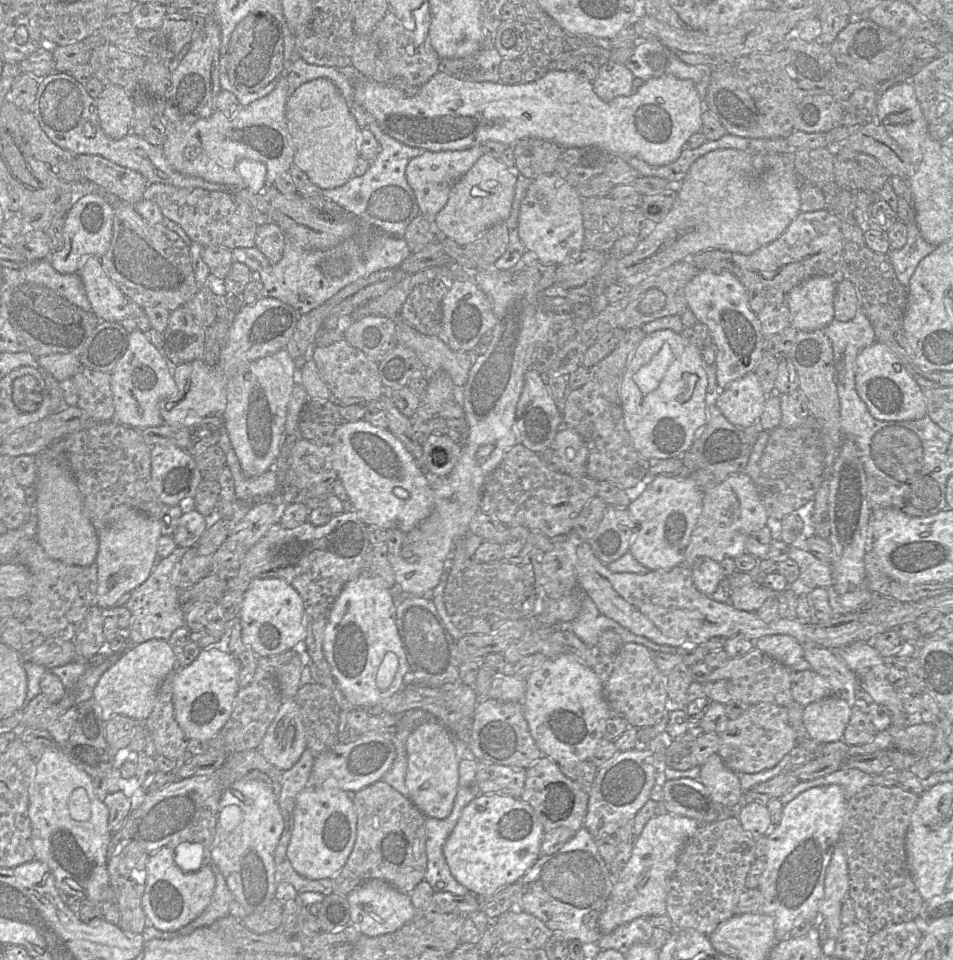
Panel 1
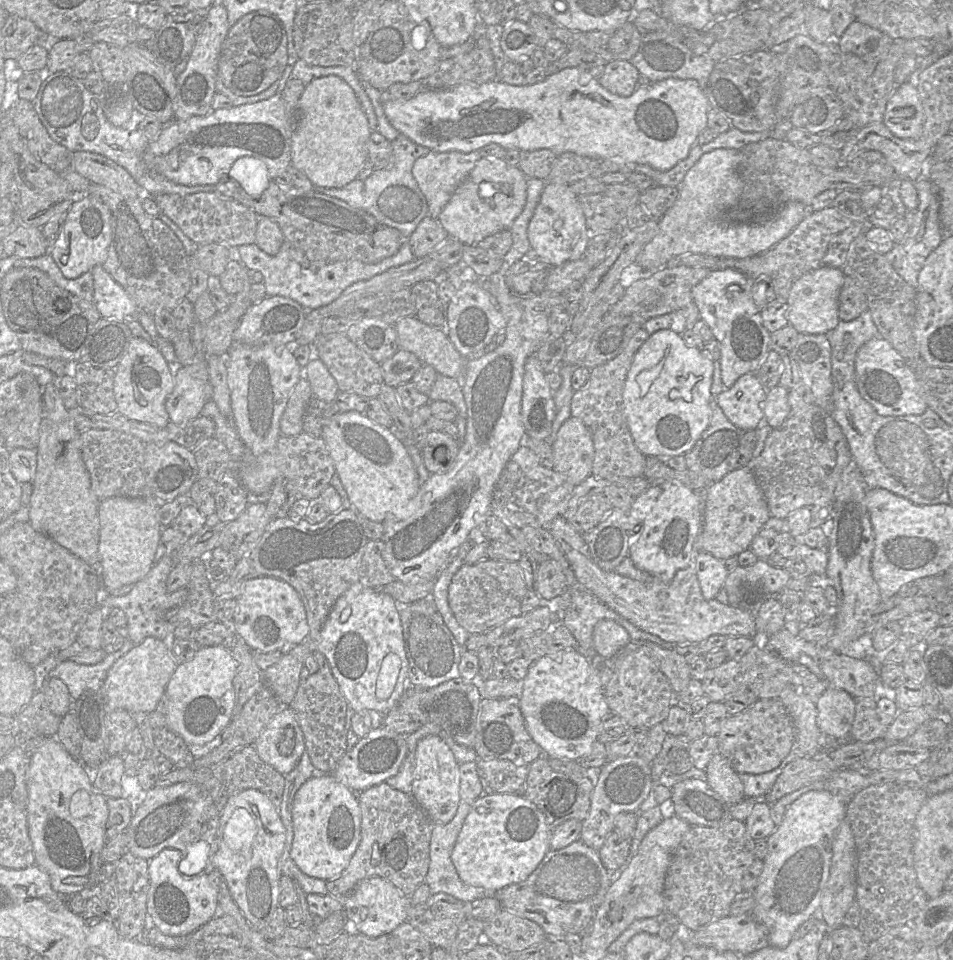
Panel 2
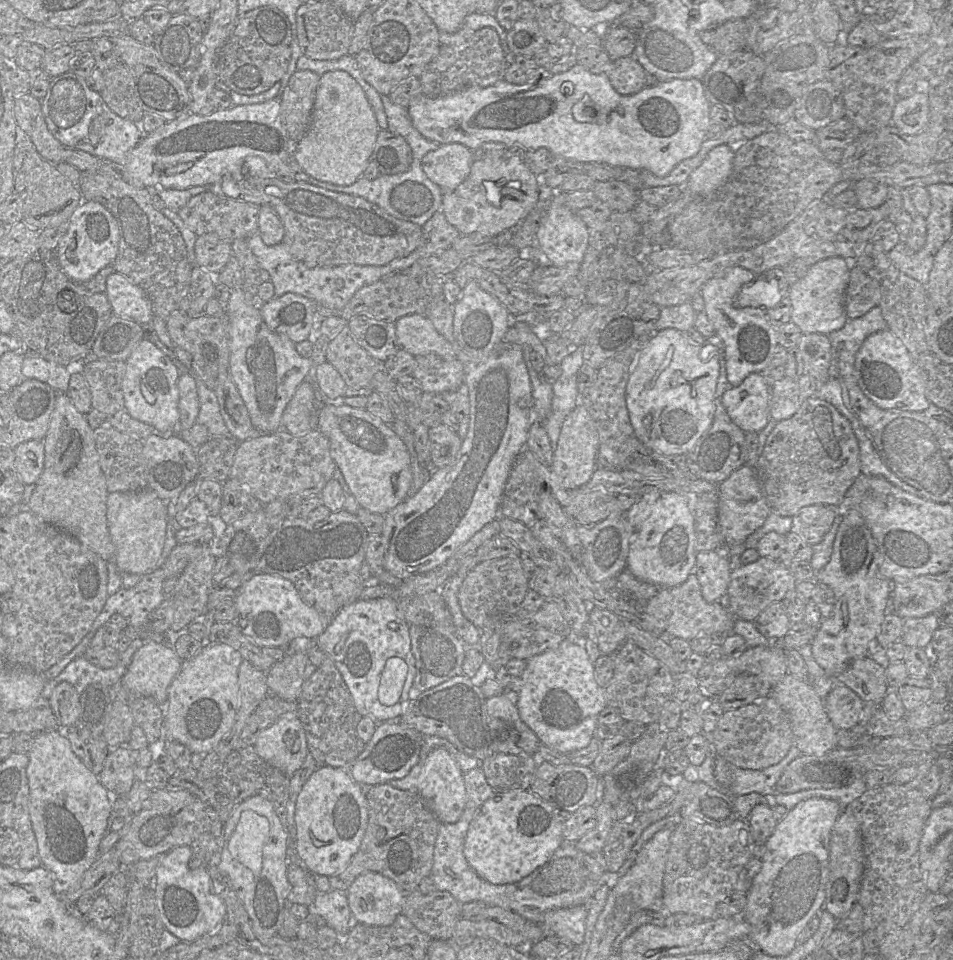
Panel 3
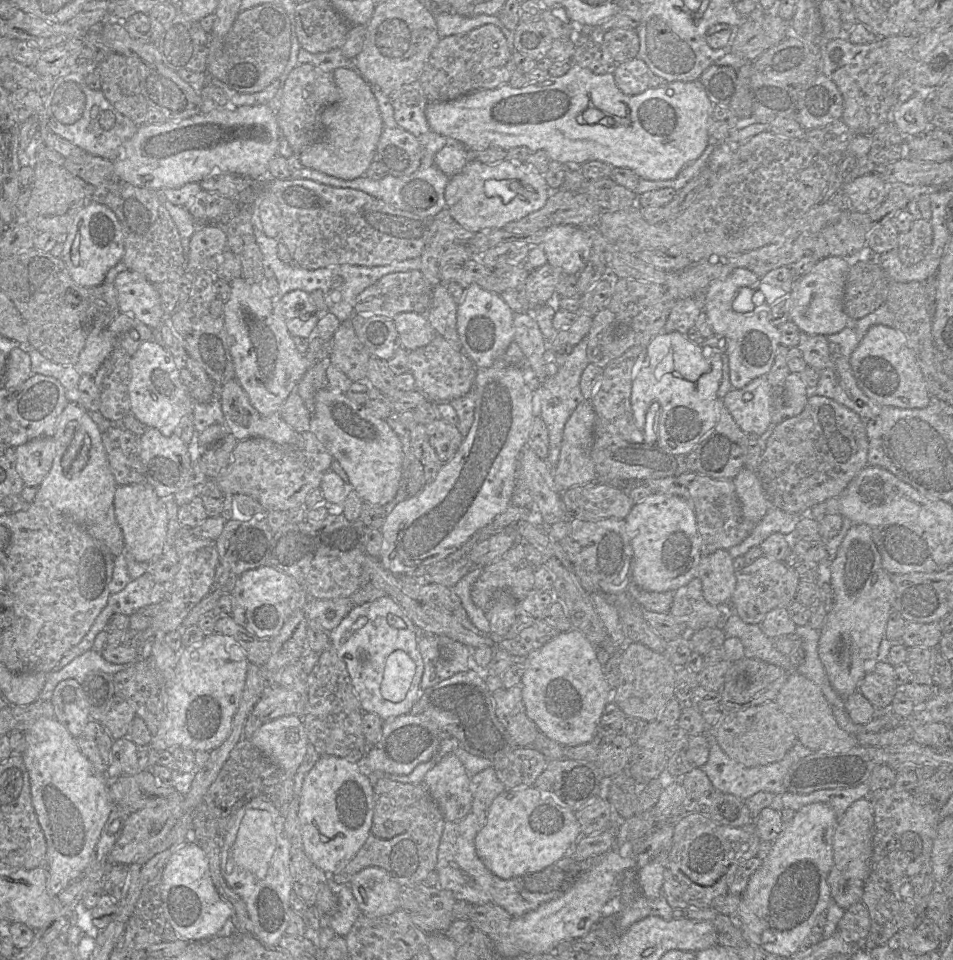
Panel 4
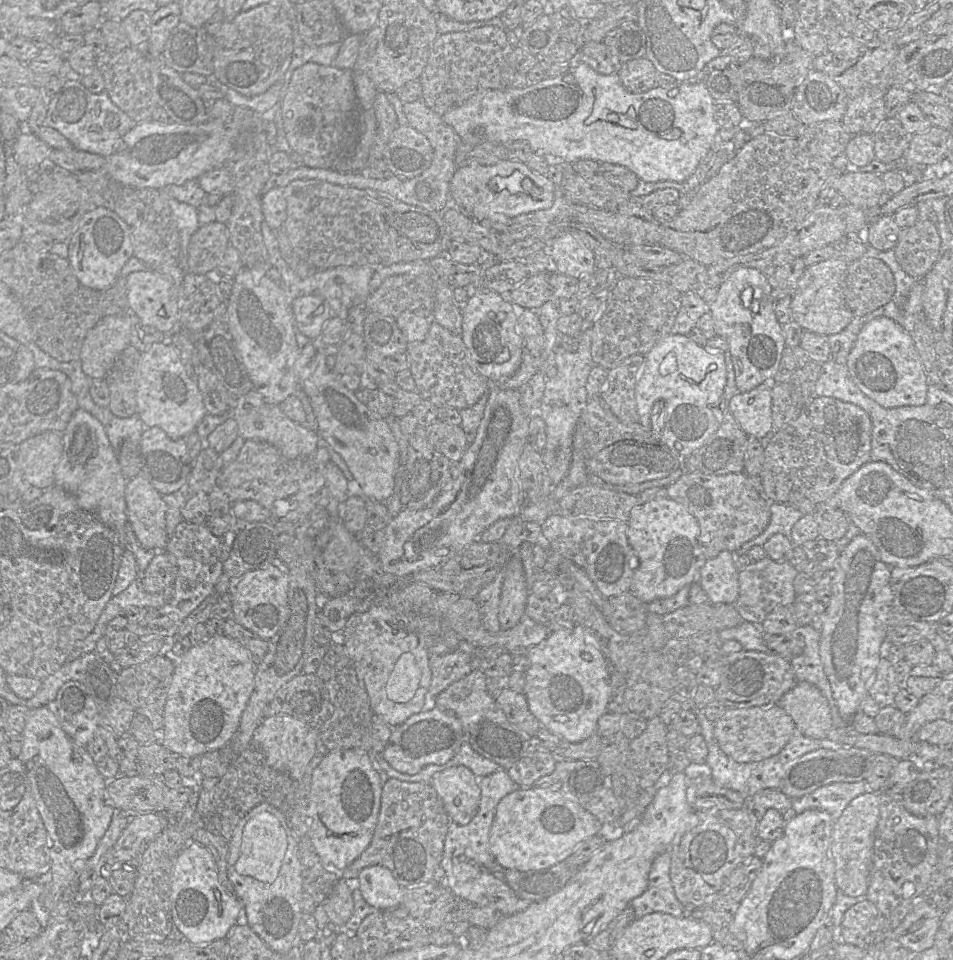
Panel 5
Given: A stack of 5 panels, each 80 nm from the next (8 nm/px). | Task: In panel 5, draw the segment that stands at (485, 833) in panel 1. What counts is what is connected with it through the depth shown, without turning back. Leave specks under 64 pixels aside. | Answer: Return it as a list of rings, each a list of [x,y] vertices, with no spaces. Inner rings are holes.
[[[521,787],[499,801],[489,833],[489,846],[497,863],[504,868],[543,870],[566,860],[580,842],[597,835],[602,826],[582,805],[557,790]]]

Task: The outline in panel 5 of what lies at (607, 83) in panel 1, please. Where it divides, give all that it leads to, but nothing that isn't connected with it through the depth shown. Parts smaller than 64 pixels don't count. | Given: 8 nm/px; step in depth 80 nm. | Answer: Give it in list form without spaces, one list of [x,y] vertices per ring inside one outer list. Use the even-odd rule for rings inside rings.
[[[646,57],[623,63],[618,76],[623,86],[632,93],[643,93],[656,86],[657,69]]]

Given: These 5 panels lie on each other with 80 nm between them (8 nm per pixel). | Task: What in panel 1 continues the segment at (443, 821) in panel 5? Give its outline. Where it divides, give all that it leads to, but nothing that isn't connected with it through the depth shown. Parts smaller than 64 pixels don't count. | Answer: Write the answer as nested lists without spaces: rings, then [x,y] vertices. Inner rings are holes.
[[[379,780],[352,795],[357,825],[353,850],[341,871],[328,881],[330,892],[347,896],[354,888],[370,879],[380,879],[399,891],[410,894],[425,876],[426,855],[426,816],[414,805],[409,797],[403,796],[383,780]]]

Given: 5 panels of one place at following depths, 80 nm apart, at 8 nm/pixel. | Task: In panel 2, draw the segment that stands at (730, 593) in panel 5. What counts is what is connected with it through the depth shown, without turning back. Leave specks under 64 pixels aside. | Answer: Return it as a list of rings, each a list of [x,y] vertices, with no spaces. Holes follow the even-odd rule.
[[[697,551],[693,563],[702,594],[706,600],[716,599],[729,574],[725,560],[720,560],[710,553]]]

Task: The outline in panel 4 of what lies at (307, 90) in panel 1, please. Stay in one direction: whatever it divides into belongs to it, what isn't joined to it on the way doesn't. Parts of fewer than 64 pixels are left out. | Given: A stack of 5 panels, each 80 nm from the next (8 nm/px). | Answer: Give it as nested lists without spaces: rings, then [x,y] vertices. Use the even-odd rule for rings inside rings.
[[[338,68],[333,72],[339,89],[339,100],[326,107],[320,115],[322,134],[319,140],[299,154],[304,167],[343,180],[364,176],[375,154],[383,129],[377,100],[368,82],[352,68]]]

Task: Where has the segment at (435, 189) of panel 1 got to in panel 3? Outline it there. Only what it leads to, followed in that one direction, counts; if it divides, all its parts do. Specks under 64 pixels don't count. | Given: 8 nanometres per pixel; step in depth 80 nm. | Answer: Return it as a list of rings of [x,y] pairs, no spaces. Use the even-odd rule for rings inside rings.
[[[447,143],[423,156],[421,166],[444,194],[455,190],[466,179],[475,159],[474,152],[465,145]]]

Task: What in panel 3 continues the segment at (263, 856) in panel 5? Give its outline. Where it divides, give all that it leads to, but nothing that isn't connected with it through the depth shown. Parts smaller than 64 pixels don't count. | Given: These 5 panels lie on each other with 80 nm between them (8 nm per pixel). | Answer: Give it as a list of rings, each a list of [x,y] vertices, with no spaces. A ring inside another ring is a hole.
[[[245,810],[228,841],[230,853],[255,874],[261,871],[262,848],[269,835],[269,828],[267,818]]]

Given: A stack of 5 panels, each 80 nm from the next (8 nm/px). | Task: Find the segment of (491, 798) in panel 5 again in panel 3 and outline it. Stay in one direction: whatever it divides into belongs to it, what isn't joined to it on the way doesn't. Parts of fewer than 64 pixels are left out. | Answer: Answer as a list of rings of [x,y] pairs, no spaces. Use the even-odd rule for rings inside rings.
[[[481,767],[473,768],[463,773],[467,801],[460,819],[455,823],[441,823],[434,846],[433,865],[430,878],[433,880],[435,890],[449,892],[459,903],[480,901],[487,906],[500,907],[510,910],[526,920],[541,925],[545,914],[554,909],[569,908],[584,905],[587,907],[589,900],[594,896],[601,885],[606,884],[606,870],[600,855],[591,855],[580,851],[575,844],[564,842],[554,851],[550,858],[530,875],[519,882],[495,885],[481,878],[468,864],[464,853],[464,843],[469,825],[484,802],[495,792],[486,781]]]

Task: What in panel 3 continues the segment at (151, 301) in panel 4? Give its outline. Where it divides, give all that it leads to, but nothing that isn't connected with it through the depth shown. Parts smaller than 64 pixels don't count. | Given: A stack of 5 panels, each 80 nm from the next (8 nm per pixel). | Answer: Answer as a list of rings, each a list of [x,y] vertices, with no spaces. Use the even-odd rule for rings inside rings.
[[[111,273],[106,279],[105,294],[113,314],[132,319],[139,324],[150,323],[154,315],[143,290],[119,273]]]

